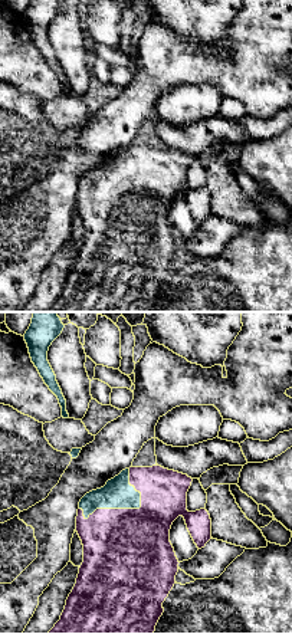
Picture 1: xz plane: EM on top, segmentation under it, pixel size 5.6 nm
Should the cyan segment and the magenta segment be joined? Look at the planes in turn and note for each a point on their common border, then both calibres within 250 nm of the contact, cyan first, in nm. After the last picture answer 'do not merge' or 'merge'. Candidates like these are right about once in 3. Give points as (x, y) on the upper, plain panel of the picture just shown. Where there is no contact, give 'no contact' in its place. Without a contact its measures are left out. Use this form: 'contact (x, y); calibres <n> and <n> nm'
contact (127, 186); calibres 170 and 500 nm

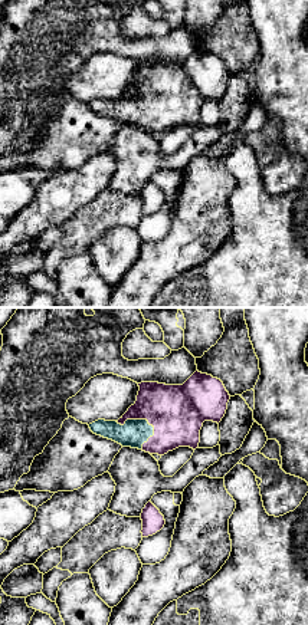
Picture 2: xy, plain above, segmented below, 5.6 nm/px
contact (138, 98); calibres 160 and 300 nm

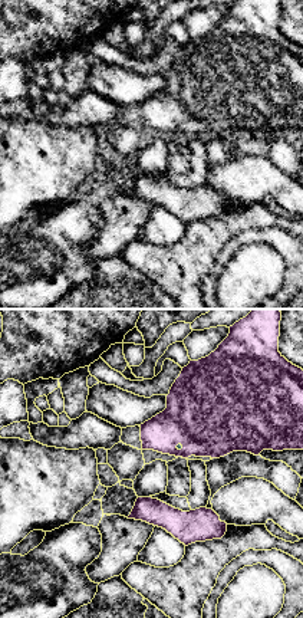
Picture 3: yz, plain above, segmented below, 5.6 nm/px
contact (177, 125); calibres 20 and 460 nm

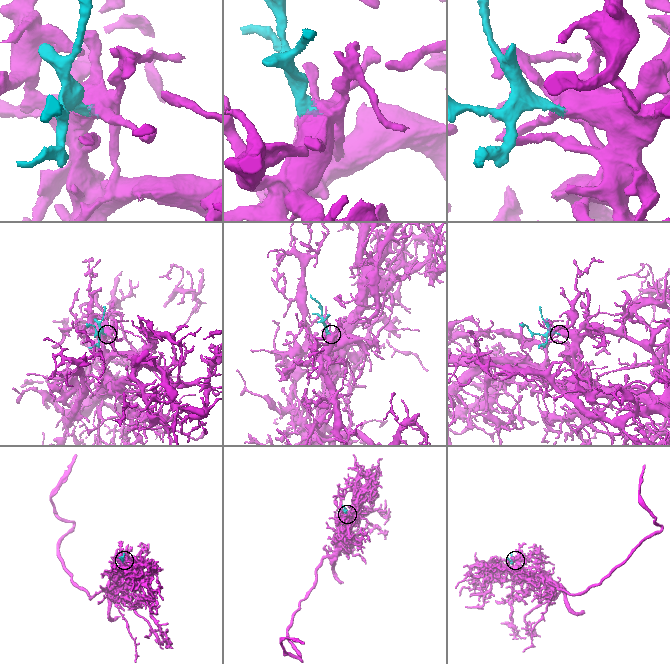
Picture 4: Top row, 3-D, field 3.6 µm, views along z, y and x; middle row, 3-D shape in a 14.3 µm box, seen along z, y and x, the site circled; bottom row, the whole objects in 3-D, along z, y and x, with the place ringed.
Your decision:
merge

